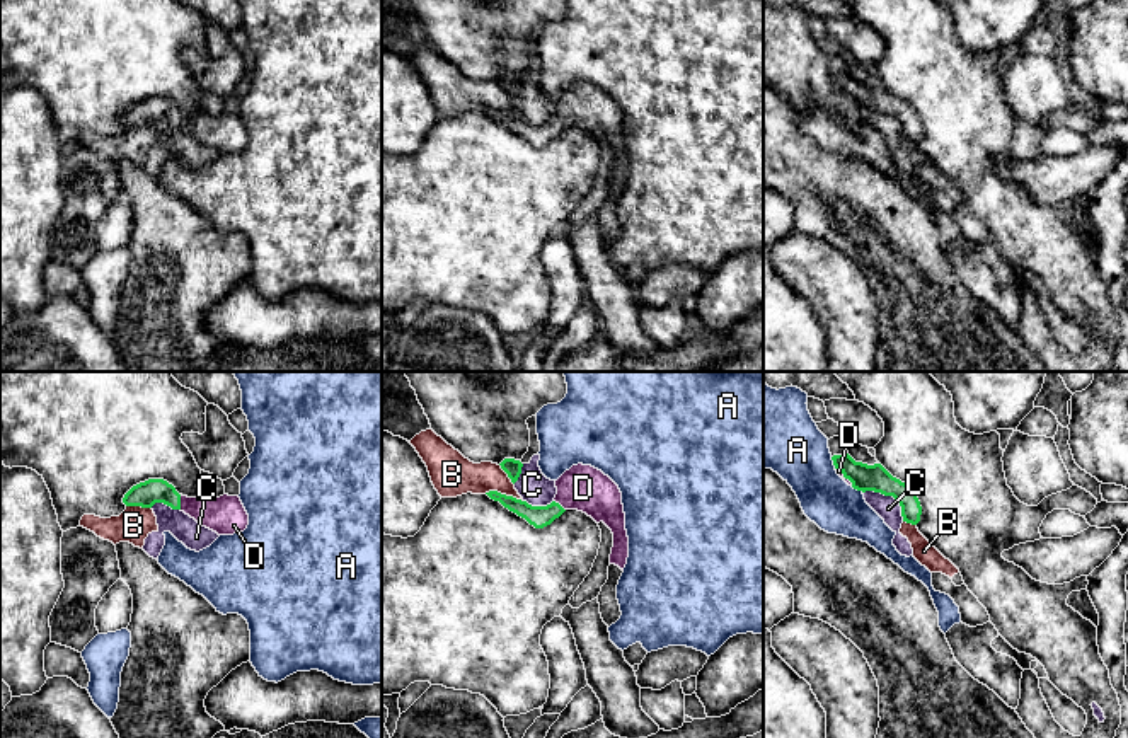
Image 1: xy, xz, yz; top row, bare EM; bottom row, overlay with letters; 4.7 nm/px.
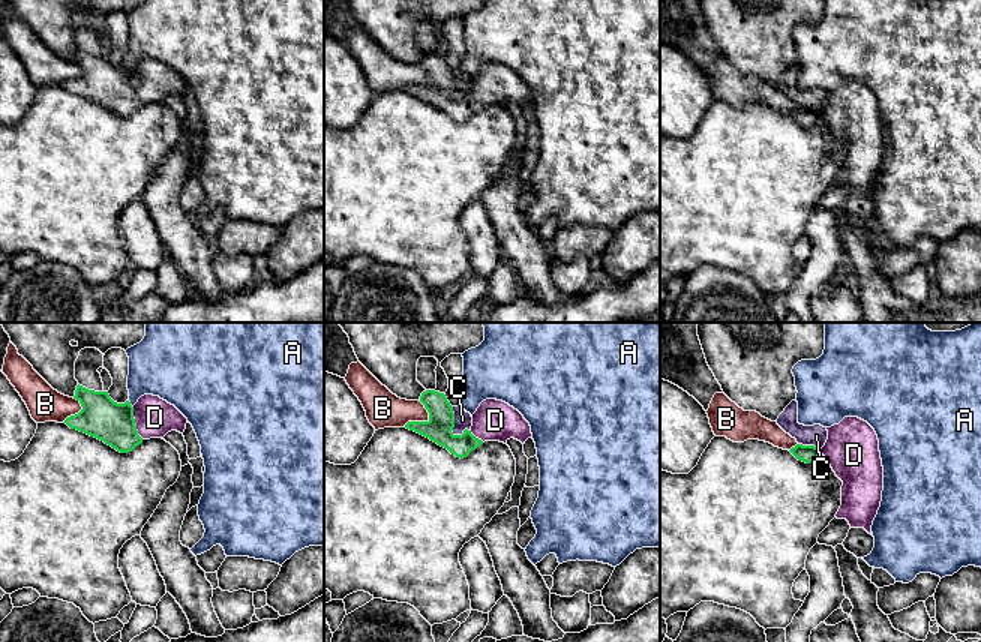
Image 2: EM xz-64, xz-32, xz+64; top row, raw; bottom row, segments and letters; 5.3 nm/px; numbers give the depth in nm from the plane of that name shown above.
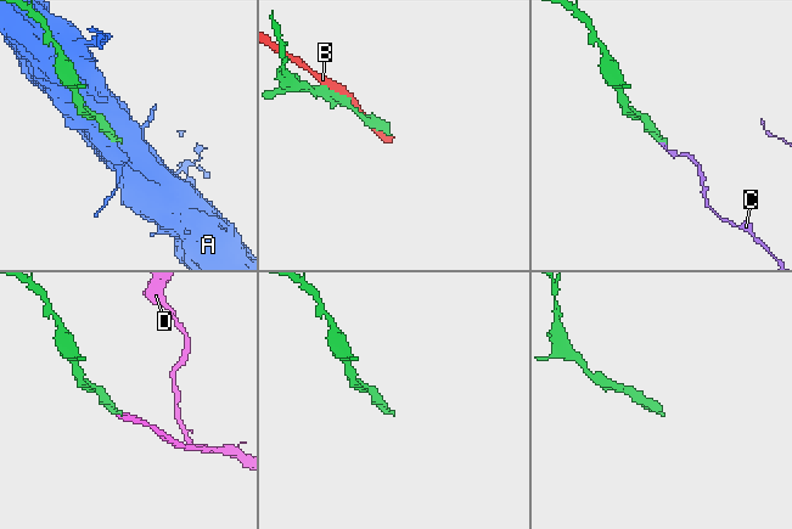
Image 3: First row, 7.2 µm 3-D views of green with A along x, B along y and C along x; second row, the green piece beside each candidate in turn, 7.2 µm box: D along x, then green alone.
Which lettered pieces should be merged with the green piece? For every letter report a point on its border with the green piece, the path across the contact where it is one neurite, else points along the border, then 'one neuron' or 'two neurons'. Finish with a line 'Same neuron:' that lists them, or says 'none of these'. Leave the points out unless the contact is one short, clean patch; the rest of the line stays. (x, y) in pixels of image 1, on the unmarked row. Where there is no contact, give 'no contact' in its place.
A: contact yz (834, 80); border yz (830, 75), (835, 86); two neurons
B: contact xz (503, 113); two neurons
C: contact yz (890, 113); border yz (863, 109), (890, 113), (898, 121), (903, 138); two neurons
D: contact xy (179, 120); way xy (145, 113), (167, 113), (179, 120), (225, 133); one neuron
Same neuron: D

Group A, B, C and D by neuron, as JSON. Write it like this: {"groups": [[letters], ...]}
{"groups": [["A"], ["B"], ["C"], ["D"]]}

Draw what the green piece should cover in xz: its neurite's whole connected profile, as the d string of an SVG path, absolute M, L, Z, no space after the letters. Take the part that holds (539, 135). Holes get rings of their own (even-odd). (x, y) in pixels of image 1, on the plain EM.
M578 82L555 99L555 106L557 112L547 124L532 124L527 119L498 109L489 109L486 112L525 136L535 147L550 143L566 128L583 130L596 141L603 140L613 152L610 182L615 182L624 189L629 176L629 155L619 104L601 89Z

